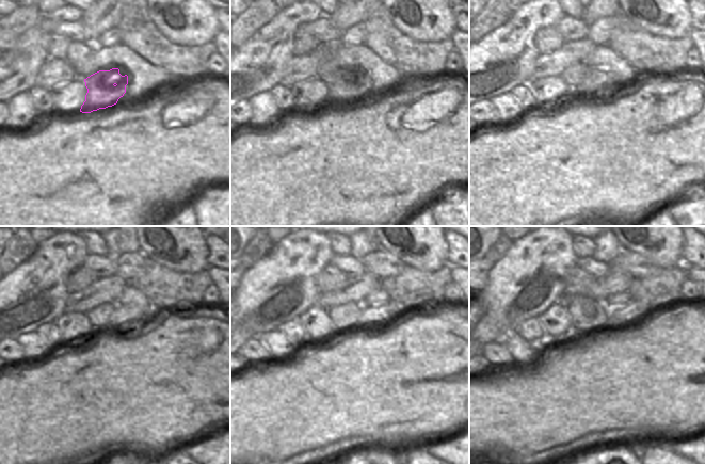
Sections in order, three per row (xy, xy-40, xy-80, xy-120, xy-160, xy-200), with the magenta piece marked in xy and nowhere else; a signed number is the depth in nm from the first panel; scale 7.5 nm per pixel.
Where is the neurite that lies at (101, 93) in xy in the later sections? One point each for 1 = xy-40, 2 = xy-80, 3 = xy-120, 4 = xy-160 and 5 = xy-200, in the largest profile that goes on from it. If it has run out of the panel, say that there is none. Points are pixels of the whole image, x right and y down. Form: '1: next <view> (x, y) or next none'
1: next xy-40 (347, 87)
2: next xy-80 (595, 84)
3: next xy-120 (124, 316)
4: next xy-160 (370, 316)
5: next xy-200 (623, 314)

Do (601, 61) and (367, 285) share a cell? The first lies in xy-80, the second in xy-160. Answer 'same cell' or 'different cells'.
different cells

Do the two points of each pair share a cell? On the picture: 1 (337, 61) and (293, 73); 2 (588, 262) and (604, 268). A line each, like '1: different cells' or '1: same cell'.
1: different cells
2: same cell

